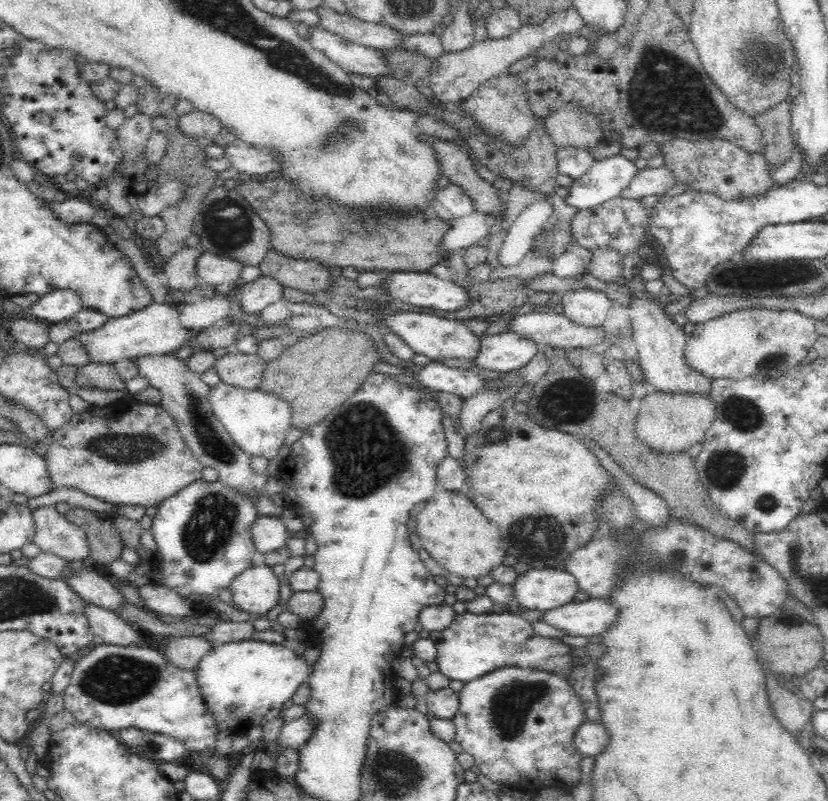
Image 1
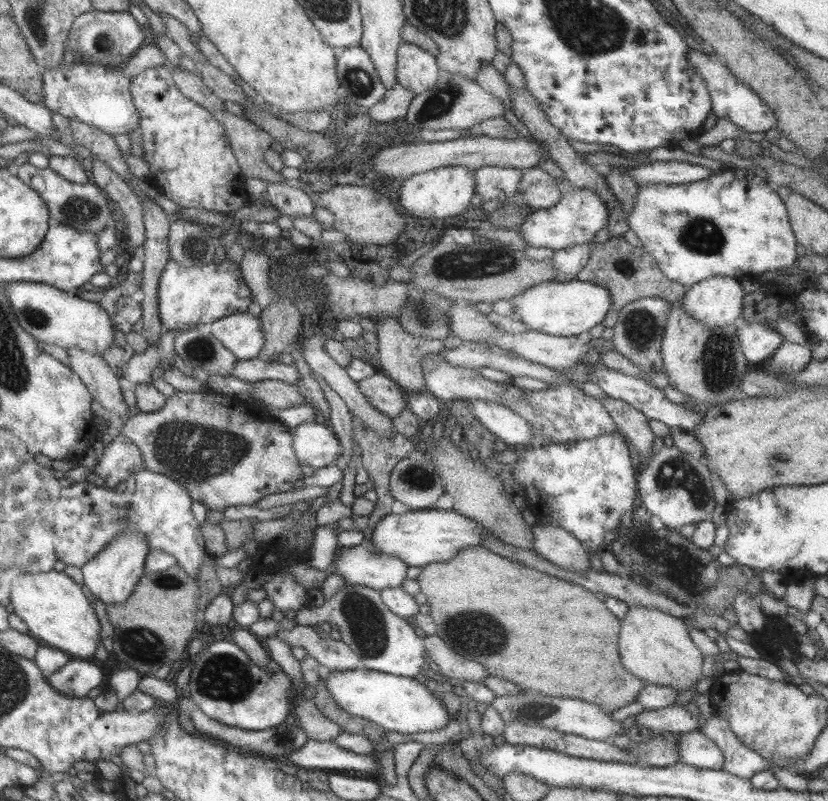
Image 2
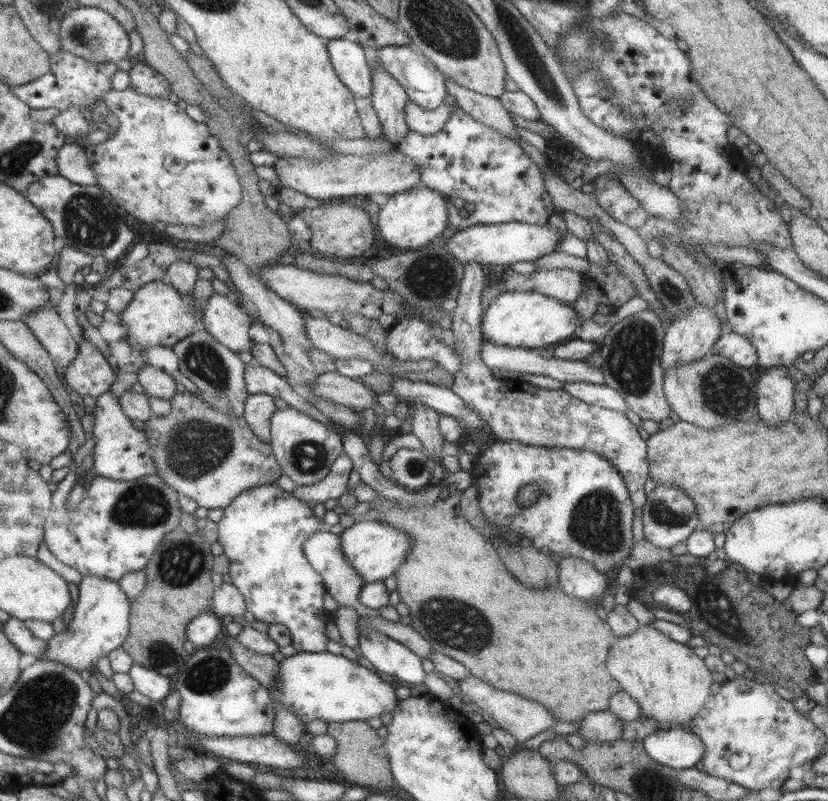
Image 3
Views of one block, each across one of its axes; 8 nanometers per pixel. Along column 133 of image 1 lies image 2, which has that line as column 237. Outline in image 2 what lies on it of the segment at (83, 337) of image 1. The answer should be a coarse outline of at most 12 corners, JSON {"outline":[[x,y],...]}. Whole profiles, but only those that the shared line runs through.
{"outline":[[236,312],[211,331],[239,360],[258,358],[261,320]]}

